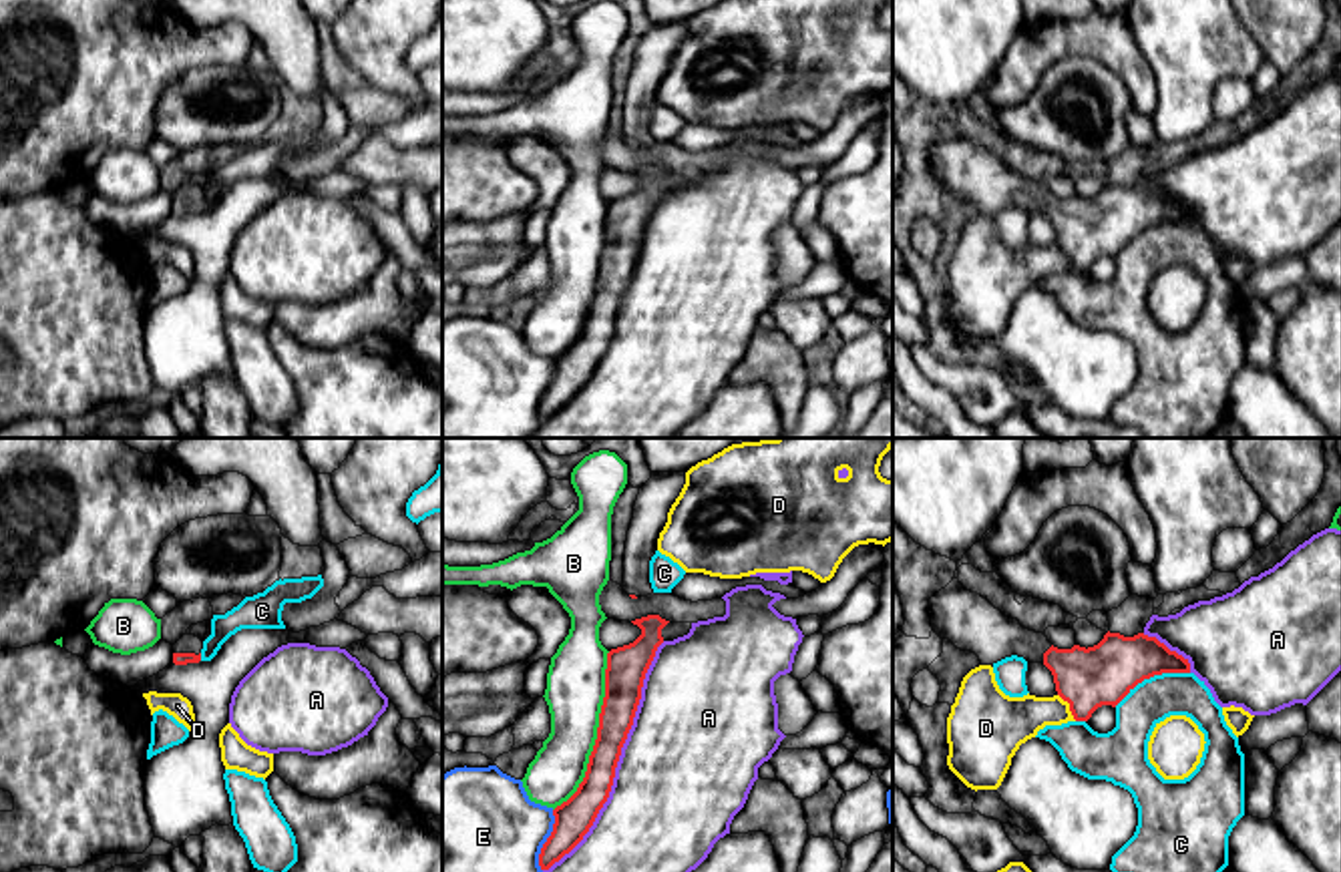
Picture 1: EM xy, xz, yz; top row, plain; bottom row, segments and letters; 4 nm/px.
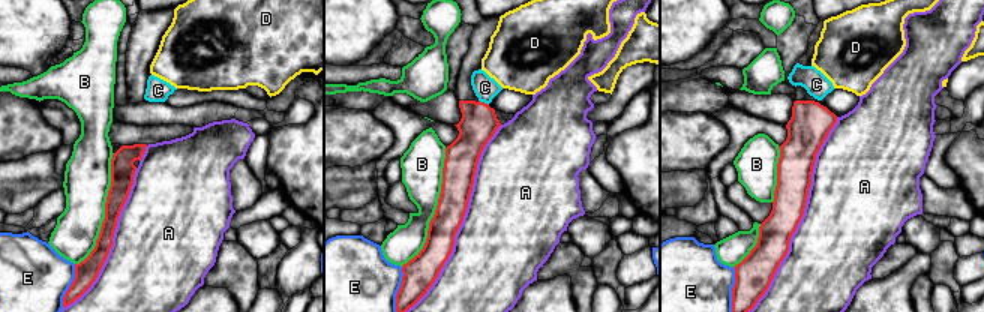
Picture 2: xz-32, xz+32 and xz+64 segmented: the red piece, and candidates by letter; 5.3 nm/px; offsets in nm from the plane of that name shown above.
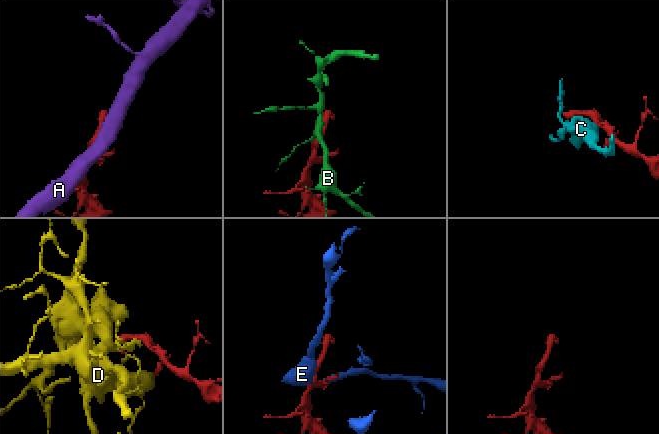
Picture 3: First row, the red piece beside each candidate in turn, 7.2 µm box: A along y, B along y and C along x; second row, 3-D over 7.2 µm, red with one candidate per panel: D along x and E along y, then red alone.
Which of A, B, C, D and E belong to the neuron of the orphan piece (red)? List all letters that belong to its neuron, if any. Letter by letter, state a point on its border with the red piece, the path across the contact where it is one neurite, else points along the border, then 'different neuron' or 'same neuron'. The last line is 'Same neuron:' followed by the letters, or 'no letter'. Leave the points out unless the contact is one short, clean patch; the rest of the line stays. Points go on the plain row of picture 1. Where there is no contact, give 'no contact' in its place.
A: meets red in xz at (618, 310); different neuron
B: meets red in xz at (598, 282); different neuron
C: meets red in yz at (1151, 226); different neuron
D: meets red in yz at (1070, 258); different neuron
E: meets red in xz at (547, 390); different neuron
Same neuron: no letter

